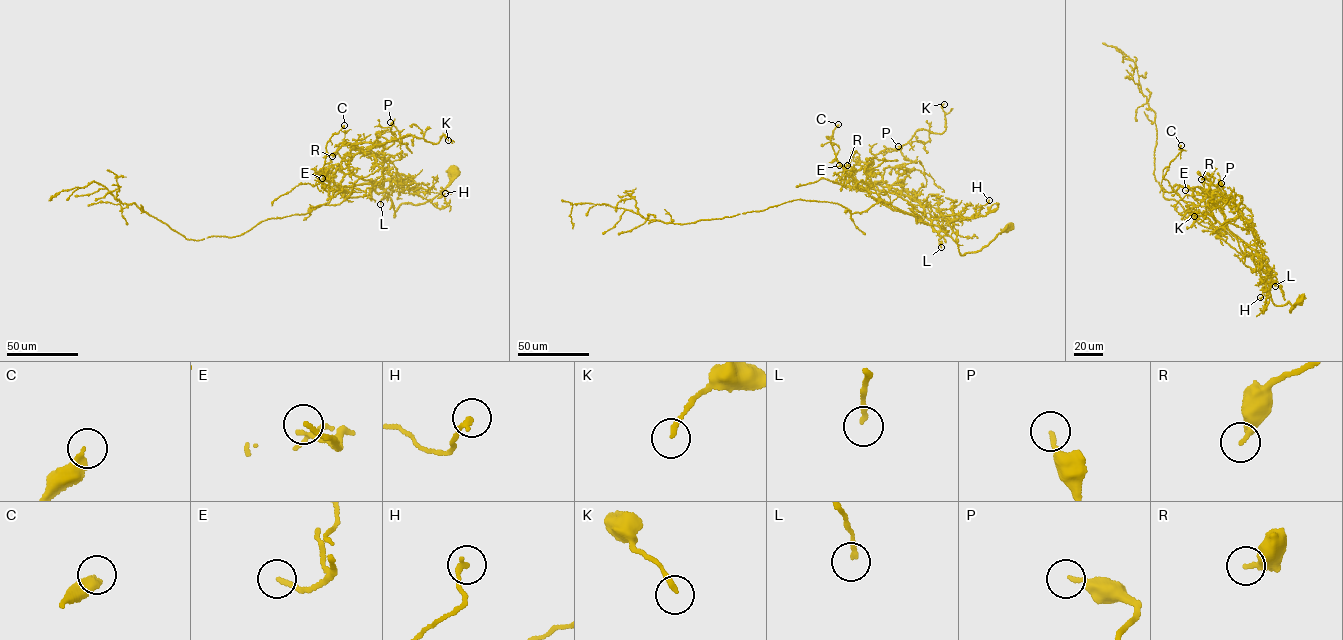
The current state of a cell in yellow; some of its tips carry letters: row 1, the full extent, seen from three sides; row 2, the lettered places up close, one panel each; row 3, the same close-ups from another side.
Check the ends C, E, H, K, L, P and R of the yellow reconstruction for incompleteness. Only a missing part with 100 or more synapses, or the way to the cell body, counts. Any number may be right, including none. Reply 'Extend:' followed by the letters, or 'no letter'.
Extend: no letter

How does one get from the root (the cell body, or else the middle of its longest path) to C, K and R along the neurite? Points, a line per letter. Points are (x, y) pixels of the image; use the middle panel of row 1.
C: (1008, 227), (980, 250), (961, 254), (938, 226), (916, 221), (860, 186), (826, 136), (838, 124)
K: (1008, 227), (963, 255), (918, 201), (873, 171), (876, 155), (901, 148), (918, 130), (944, 132), (944, 104)
R: (1008, 227), (963, 255), (918, 201), (893, 191), (871, 162), (854, 152), (847, 165)

